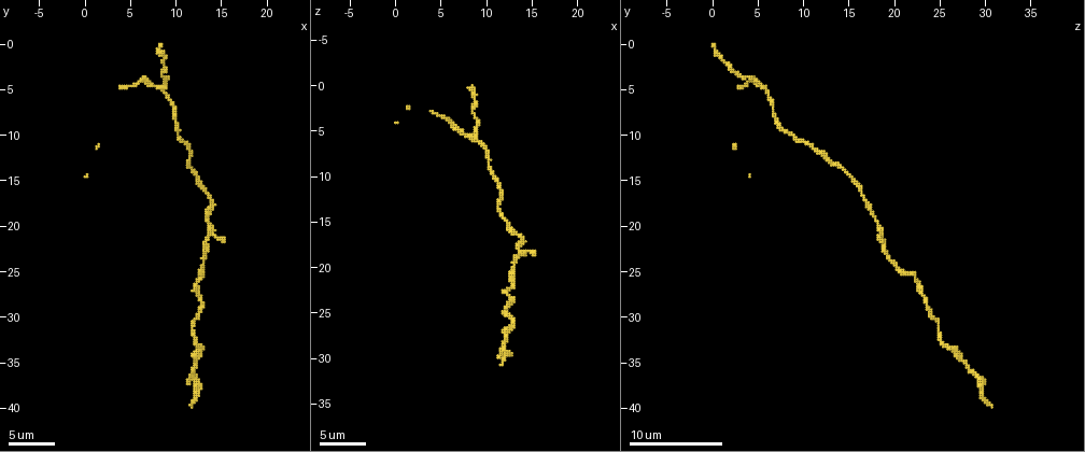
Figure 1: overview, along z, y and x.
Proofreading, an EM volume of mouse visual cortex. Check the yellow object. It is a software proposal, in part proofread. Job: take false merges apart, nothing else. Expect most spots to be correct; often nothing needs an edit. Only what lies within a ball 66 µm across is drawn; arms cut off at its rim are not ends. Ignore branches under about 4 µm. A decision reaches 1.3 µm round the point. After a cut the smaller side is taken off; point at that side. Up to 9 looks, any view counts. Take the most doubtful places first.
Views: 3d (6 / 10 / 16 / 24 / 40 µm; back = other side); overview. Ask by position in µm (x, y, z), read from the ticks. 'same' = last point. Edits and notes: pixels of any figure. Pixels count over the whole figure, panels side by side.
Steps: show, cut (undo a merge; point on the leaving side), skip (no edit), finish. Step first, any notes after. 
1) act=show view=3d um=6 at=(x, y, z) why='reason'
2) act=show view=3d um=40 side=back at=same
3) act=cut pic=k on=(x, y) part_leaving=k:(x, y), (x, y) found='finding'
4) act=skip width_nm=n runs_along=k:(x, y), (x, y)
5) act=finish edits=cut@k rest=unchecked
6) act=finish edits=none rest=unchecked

act=show view=3d um=10 at=(8.4, 4.8, 5.8) why='branch point'

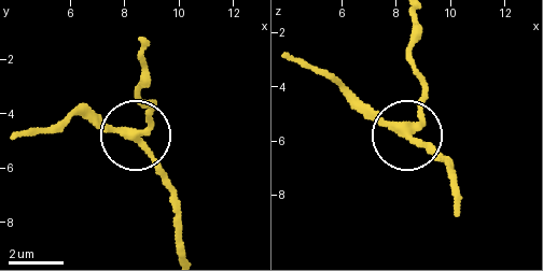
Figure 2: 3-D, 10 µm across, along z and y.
act=skip side_arm_um=8 runs_along=2:(457, 193), (447, 162), (408, 130), (427, 91) found='one neuron here'

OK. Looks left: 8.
act=show view=3d um=10 at=(12.6, 33.2, 25.8) why='sudden change in width'

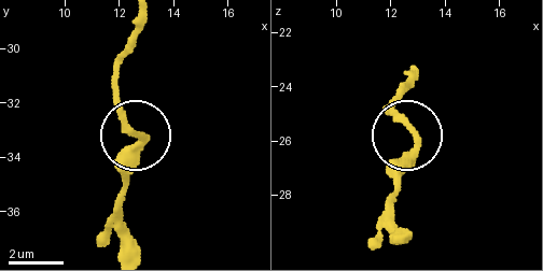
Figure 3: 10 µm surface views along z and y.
act=show view=3d um=6 at=(12.7, 33.2, 25.5)

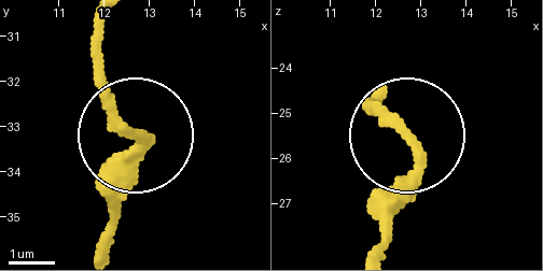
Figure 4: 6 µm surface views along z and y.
act=skip width_nm=230 runs_along=4:(97, 23), (101, 93), (140, 139), (116, 216) found='continuous, no second neuron'

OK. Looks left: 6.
act=show view=3d um=10 at=(13.6, 21.6, 18.6) why='two arms in line, one across'

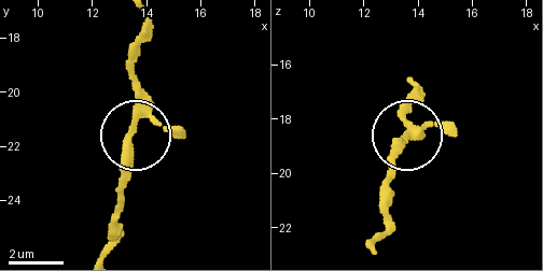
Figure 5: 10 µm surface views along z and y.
act=skip runs_along=5:(141, 22), (135, 126), (121, 193) found='continuous, no second neuron'

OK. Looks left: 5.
act=show view=3d um=16 at=(10.0, 10.0, 8.4) why='a narrow waist'

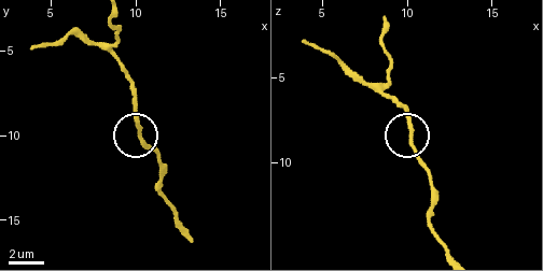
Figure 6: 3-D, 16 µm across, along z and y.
act=skip runs_along=6:(181, 220), (156, 191), (161, 160), (139, 133), (135, 101) found='all the same neuron'

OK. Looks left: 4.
act=finish edits=none rest=unchecked

